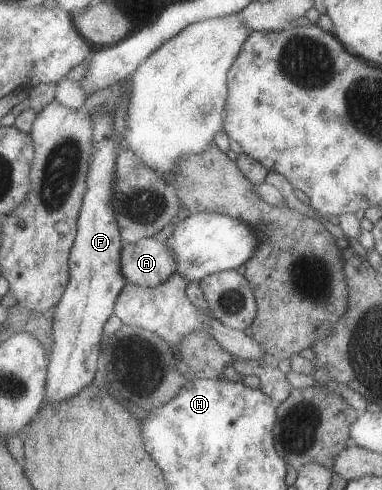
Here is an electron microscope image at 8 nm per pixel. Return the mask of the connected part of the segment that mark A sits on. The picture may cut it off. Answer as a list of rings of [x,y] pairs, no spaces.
[[[153,237],[125,244],[122,267],[128,284],[153,288],[161,286],[177,272],[177,259],[167,241]]]

